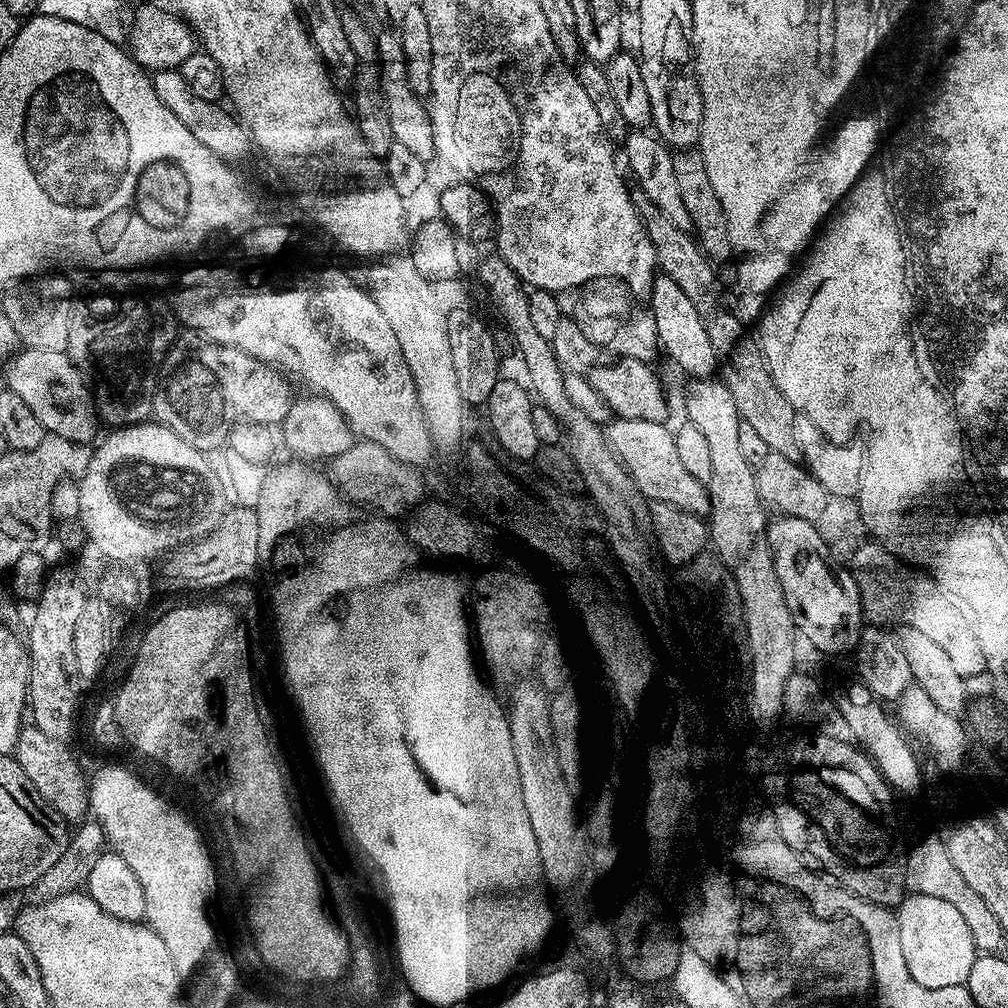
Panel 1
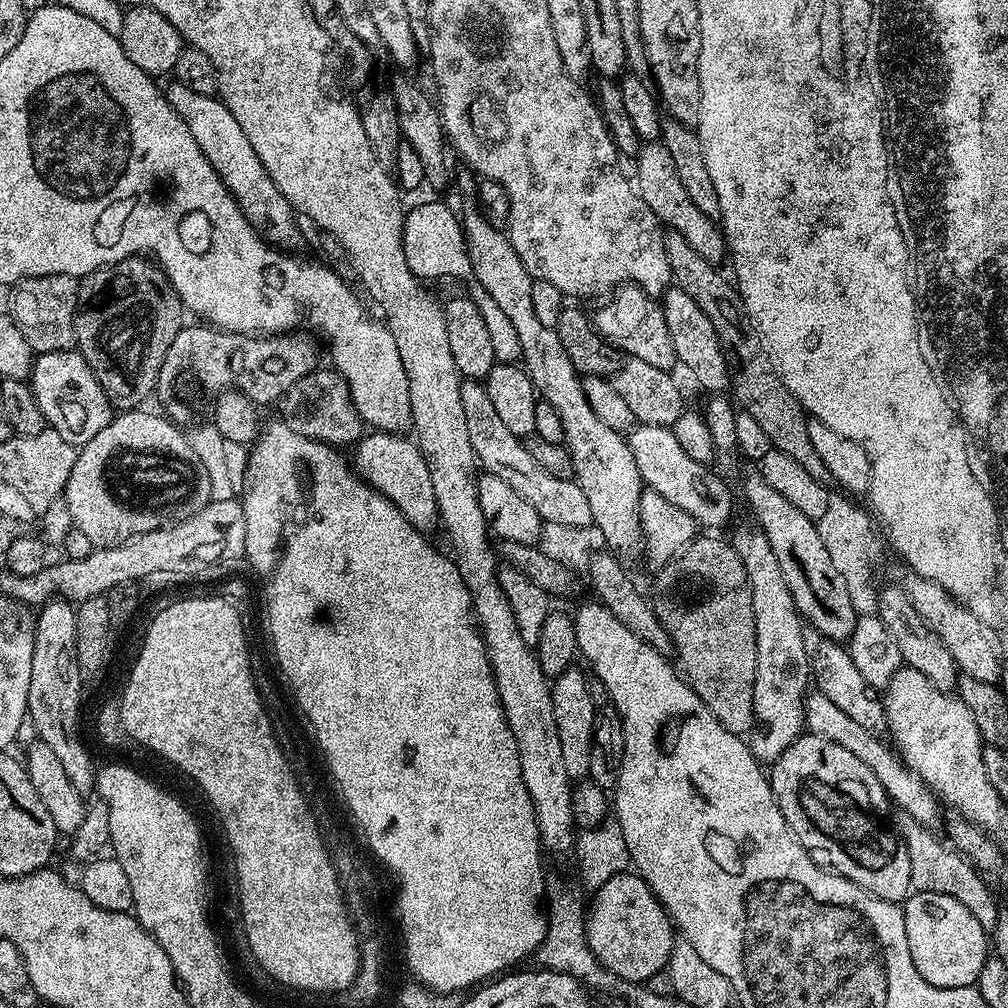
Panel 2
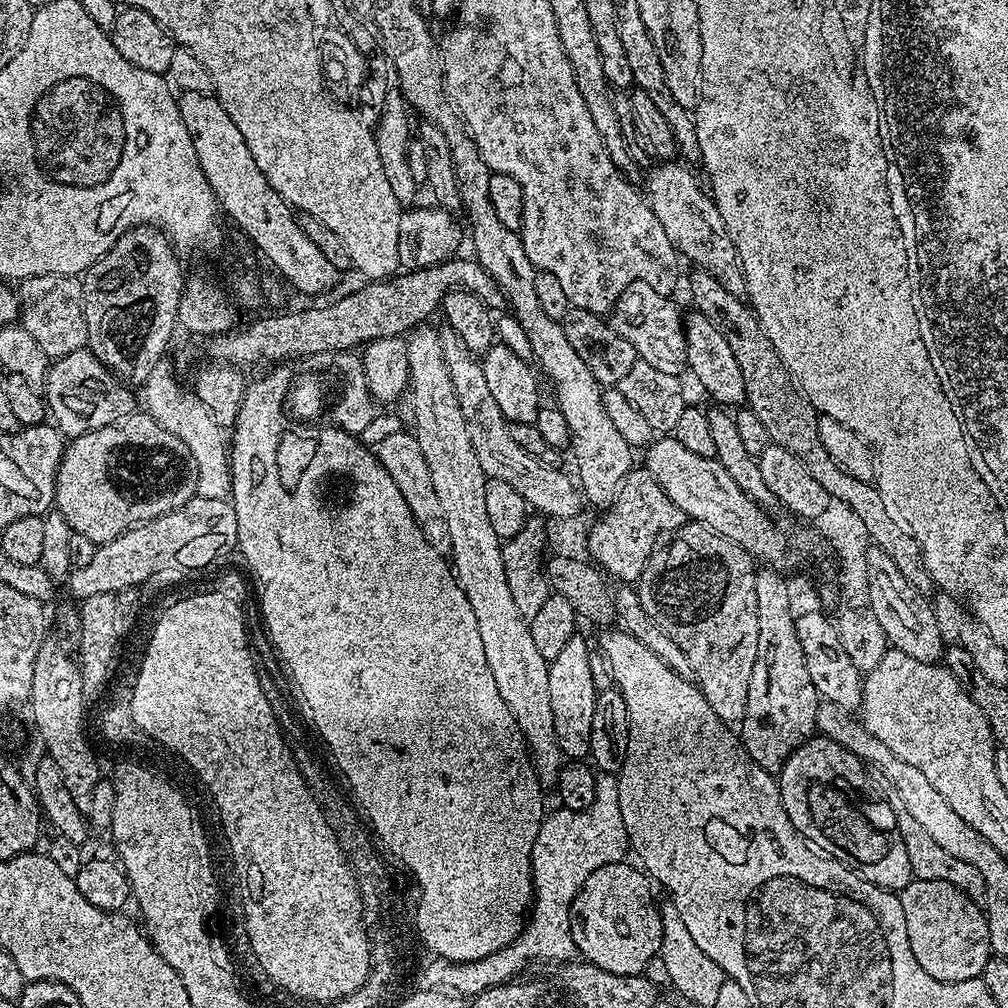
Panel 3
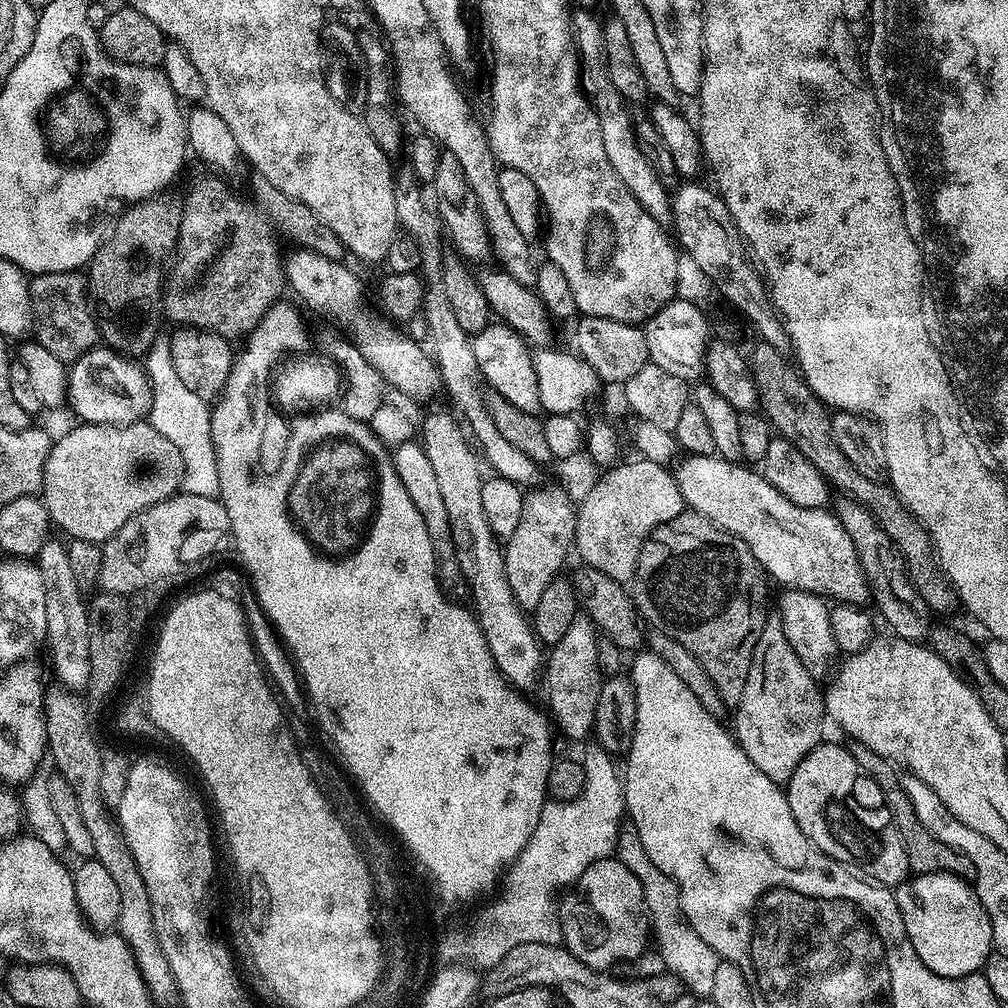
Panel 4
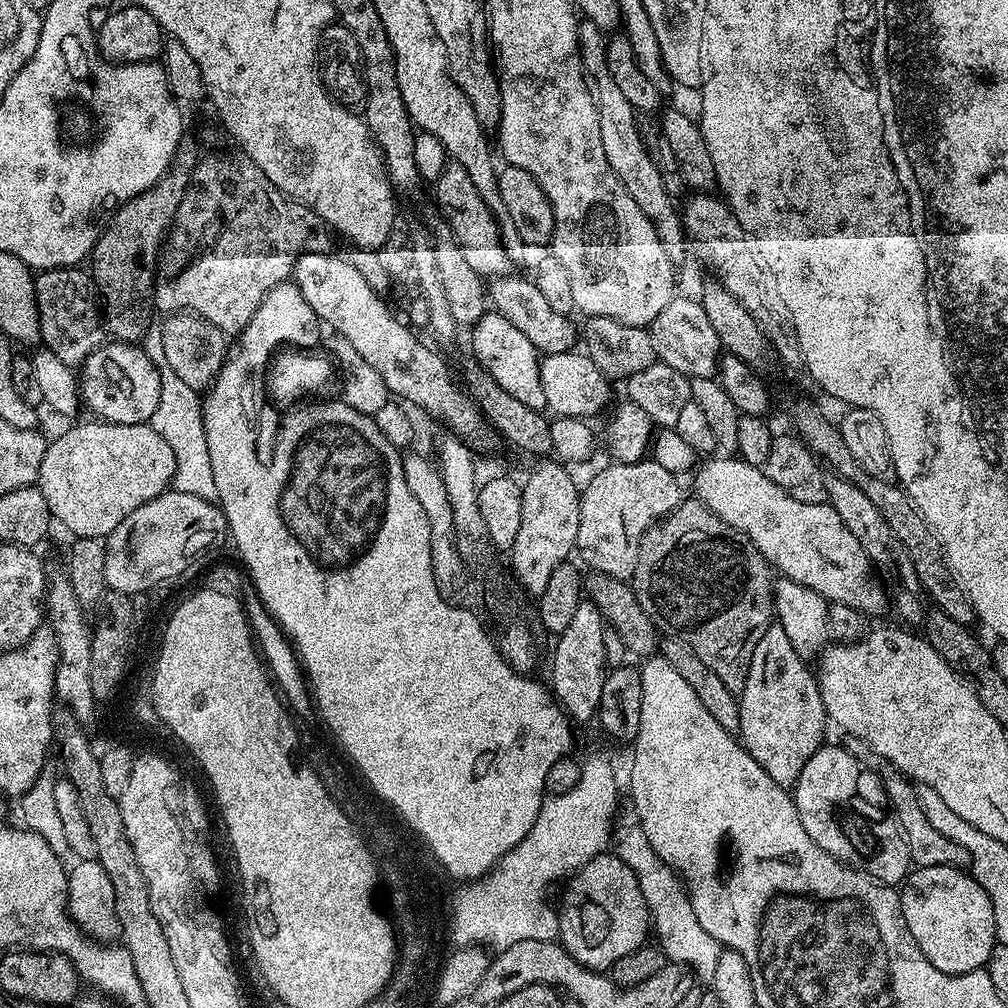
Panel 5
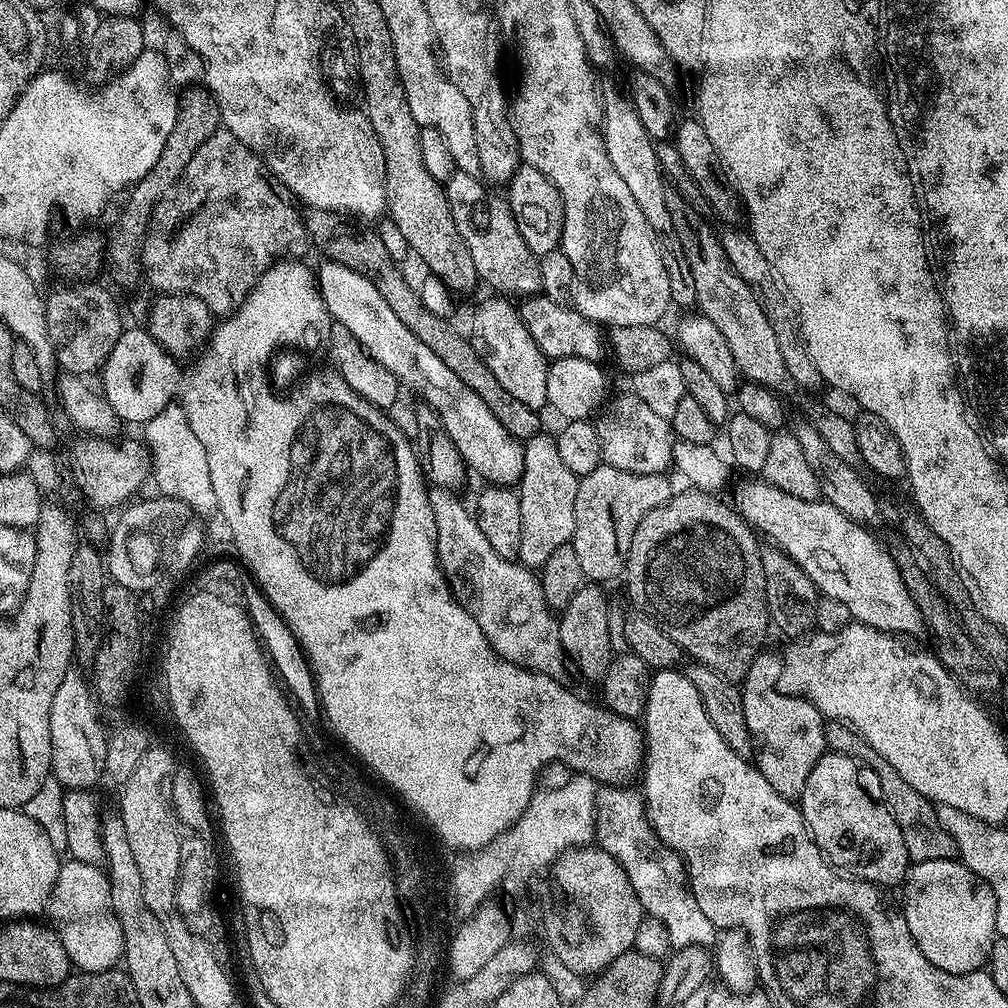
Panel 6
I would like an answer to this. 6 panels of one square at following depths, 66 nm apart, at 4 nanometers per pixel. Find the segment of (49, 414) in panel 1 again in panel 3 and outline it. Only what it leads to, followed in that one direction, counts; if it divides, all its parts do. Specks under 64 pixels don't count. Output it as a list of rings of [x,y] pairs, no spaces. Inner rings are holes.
[[[88,348],[78,350],[74,354],[66,354],[60,360],[55,361],[49,367],[48,379],[42,392],[46,397],[51,419],[61,433],[68,438],[93,432],[102,426],[110,426],[116,423],[117,420],[122,420],[124,417],[132,415],[134,411],[134,405],[132,405],[133,389],[125,384],[124,381],[119,380]]]

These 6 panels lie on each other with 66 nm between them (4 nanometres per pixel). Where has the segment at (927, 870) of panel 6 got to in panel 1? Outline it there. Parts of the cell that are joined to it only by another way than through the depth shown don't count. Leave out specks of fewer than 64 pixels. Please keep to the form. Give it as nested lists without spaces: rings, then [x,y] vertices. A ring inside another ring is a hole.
[[[930,894],[905,895],[895,913],[910,978],[927,988],[967,985],[970,966],[974,966],[978,953],[974,934],[966,926],[962,913],[950,906],[950,902],[942,902],[942,898],[930,898]]]

